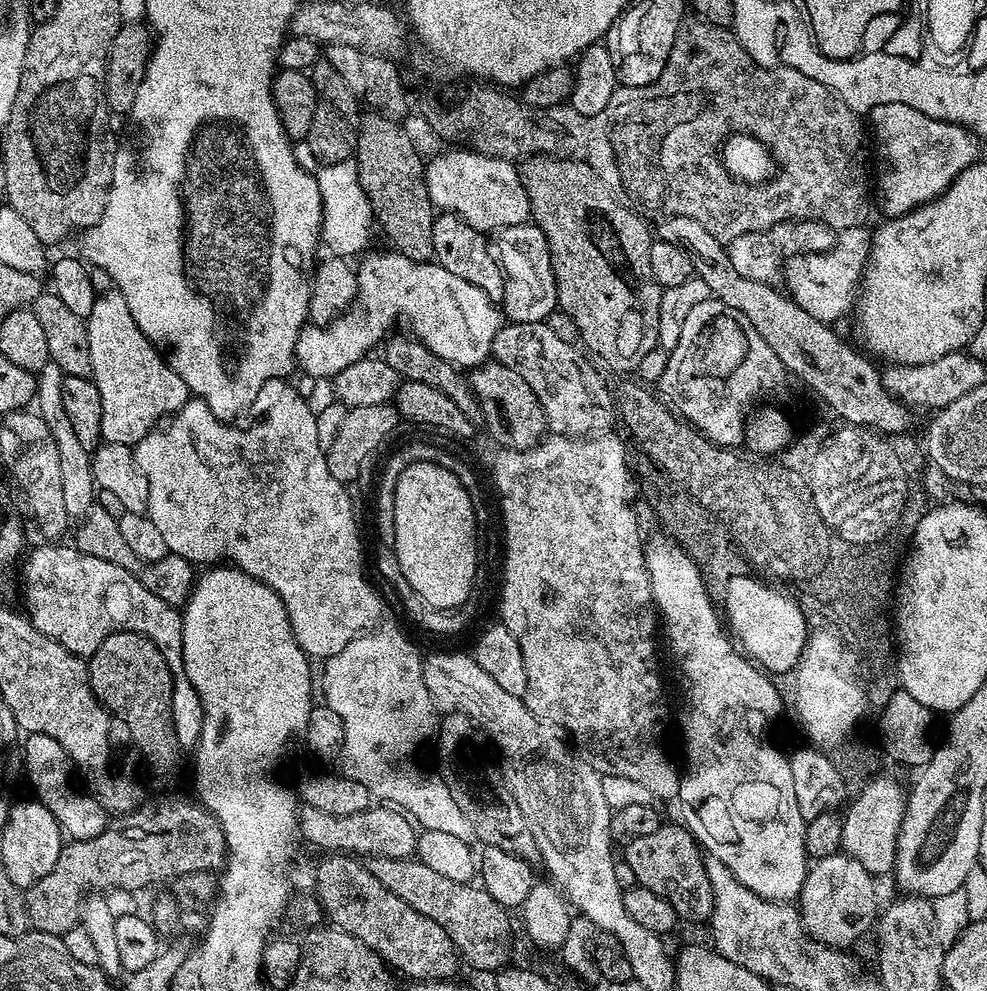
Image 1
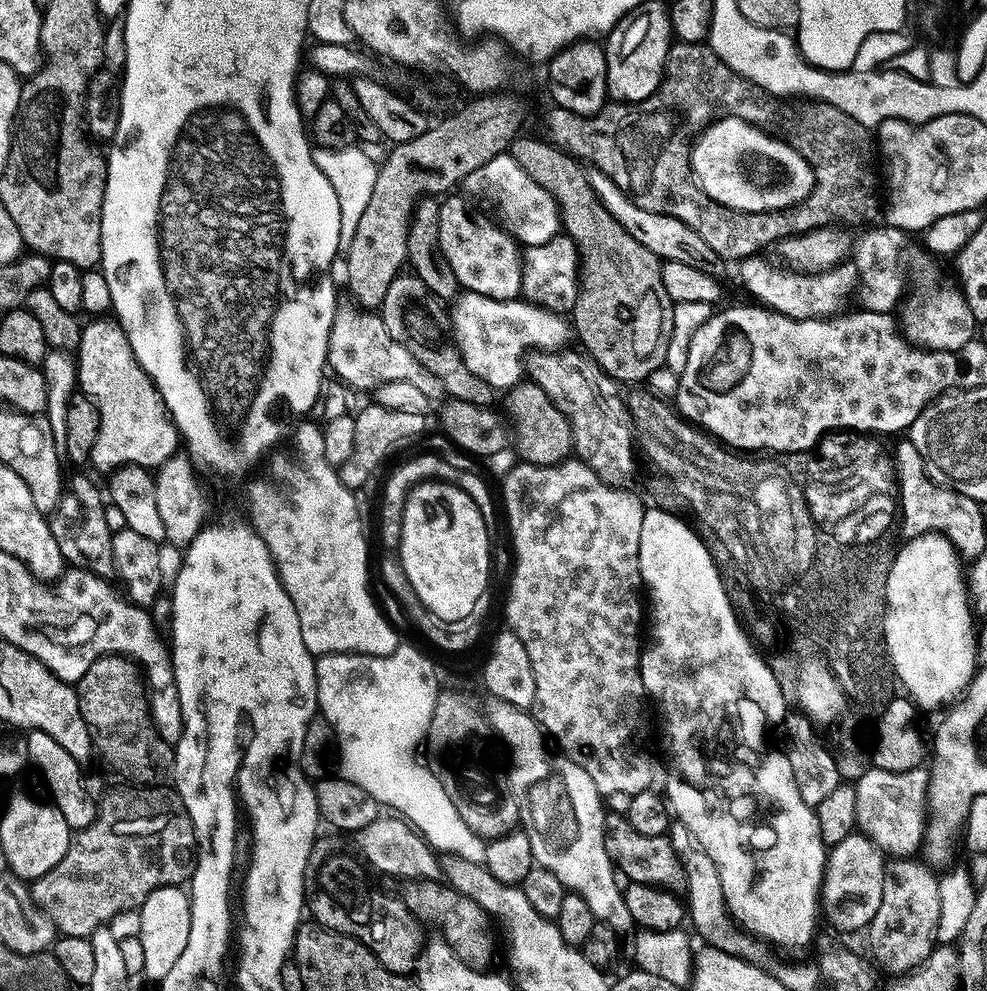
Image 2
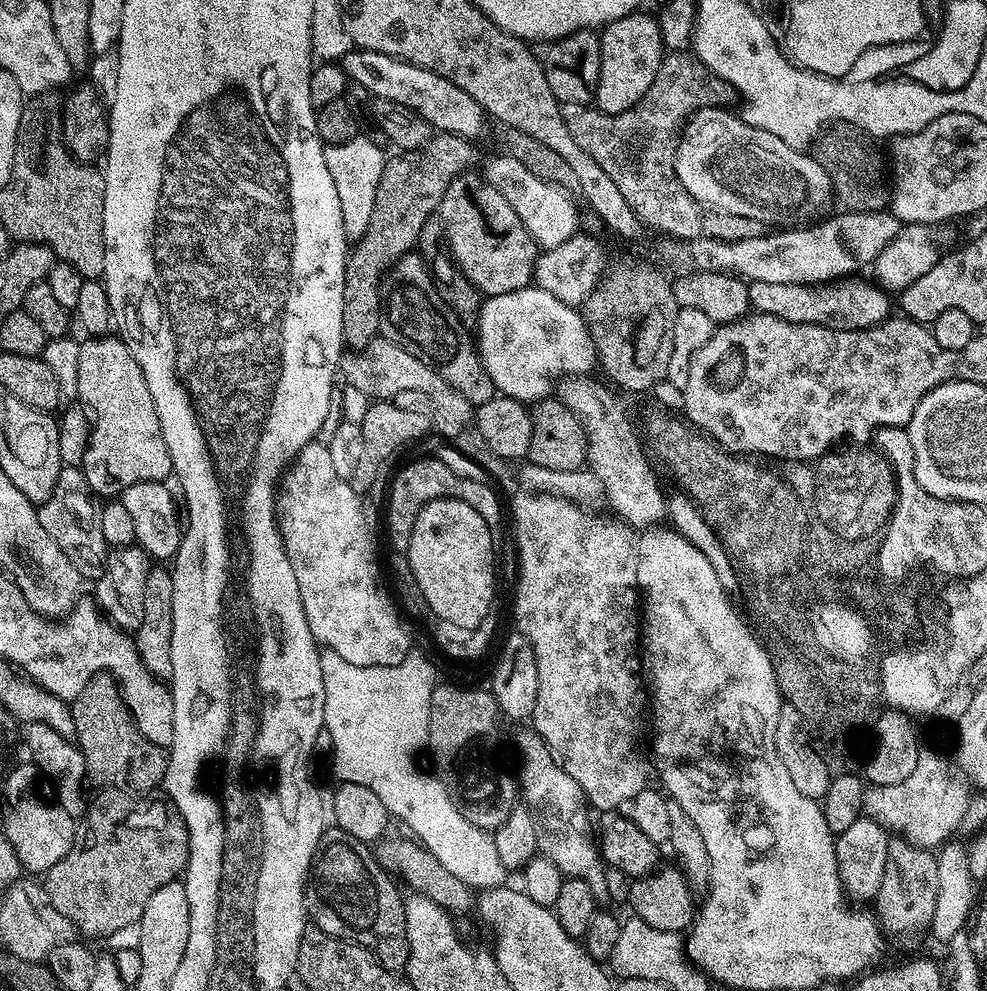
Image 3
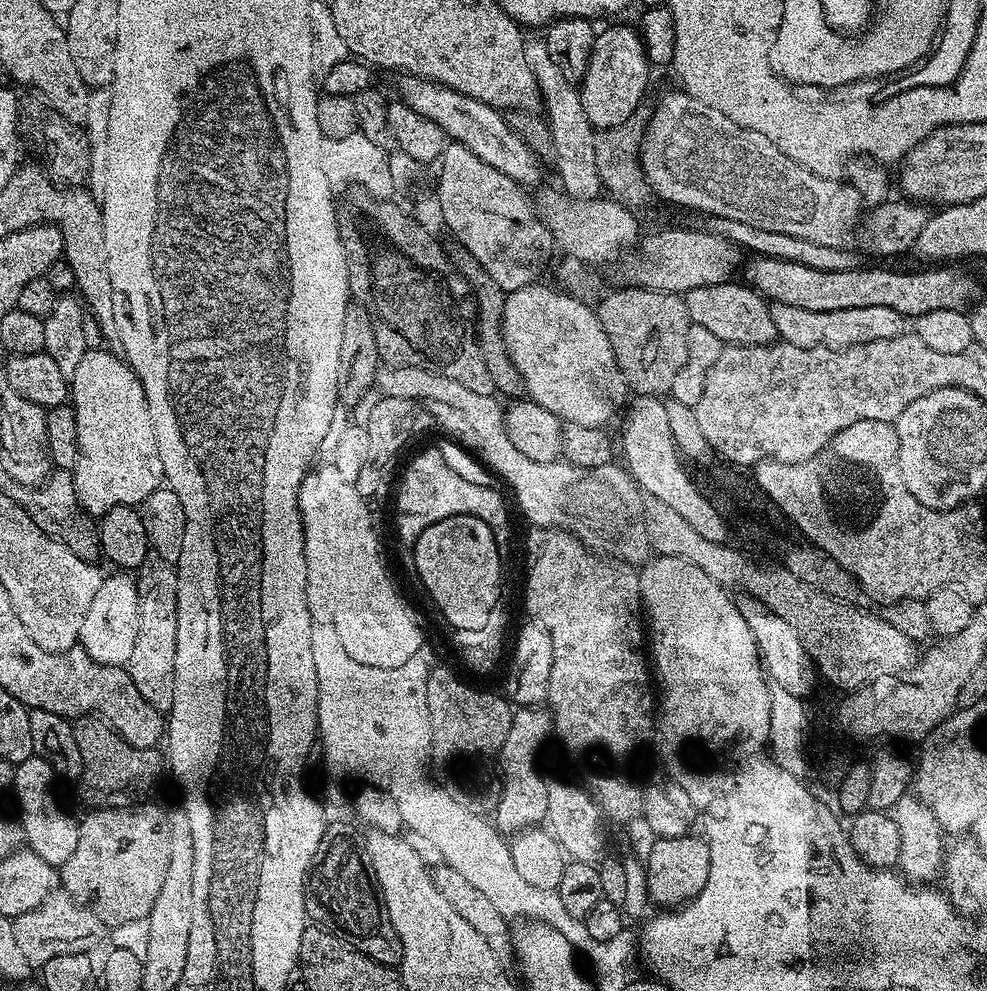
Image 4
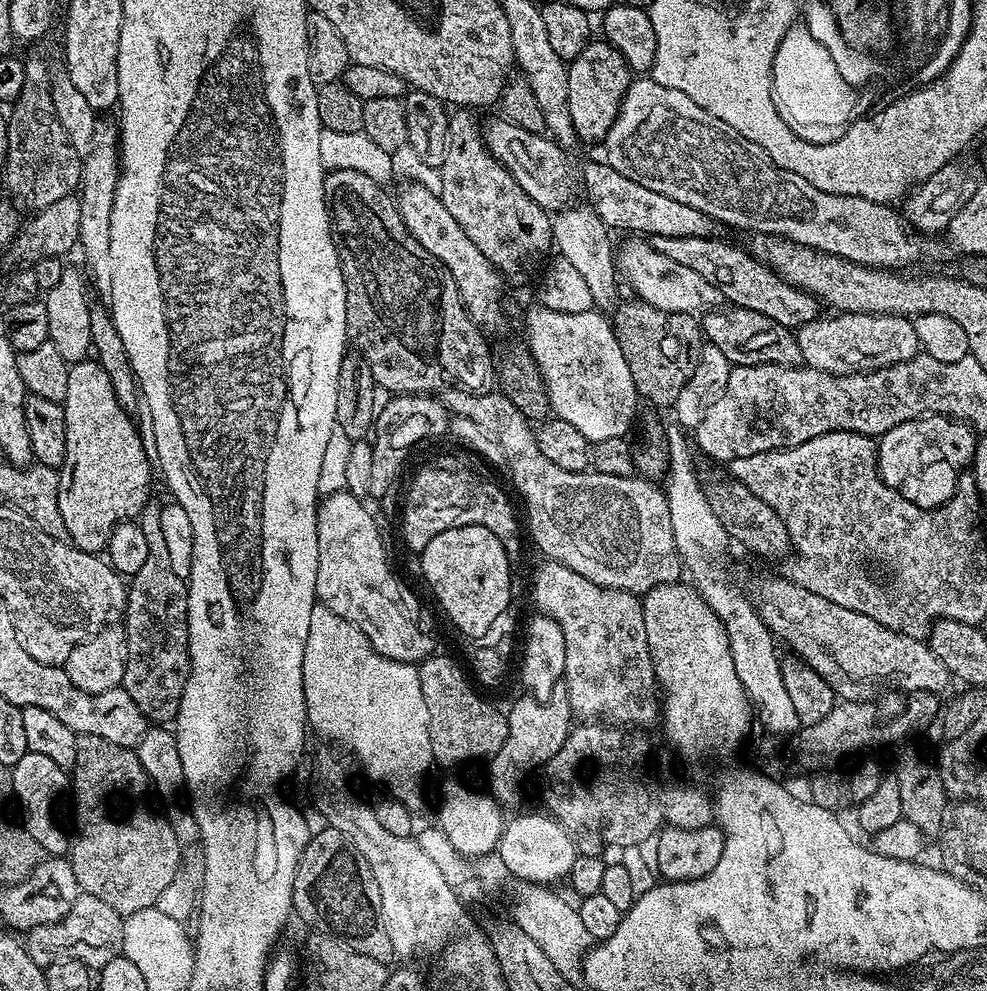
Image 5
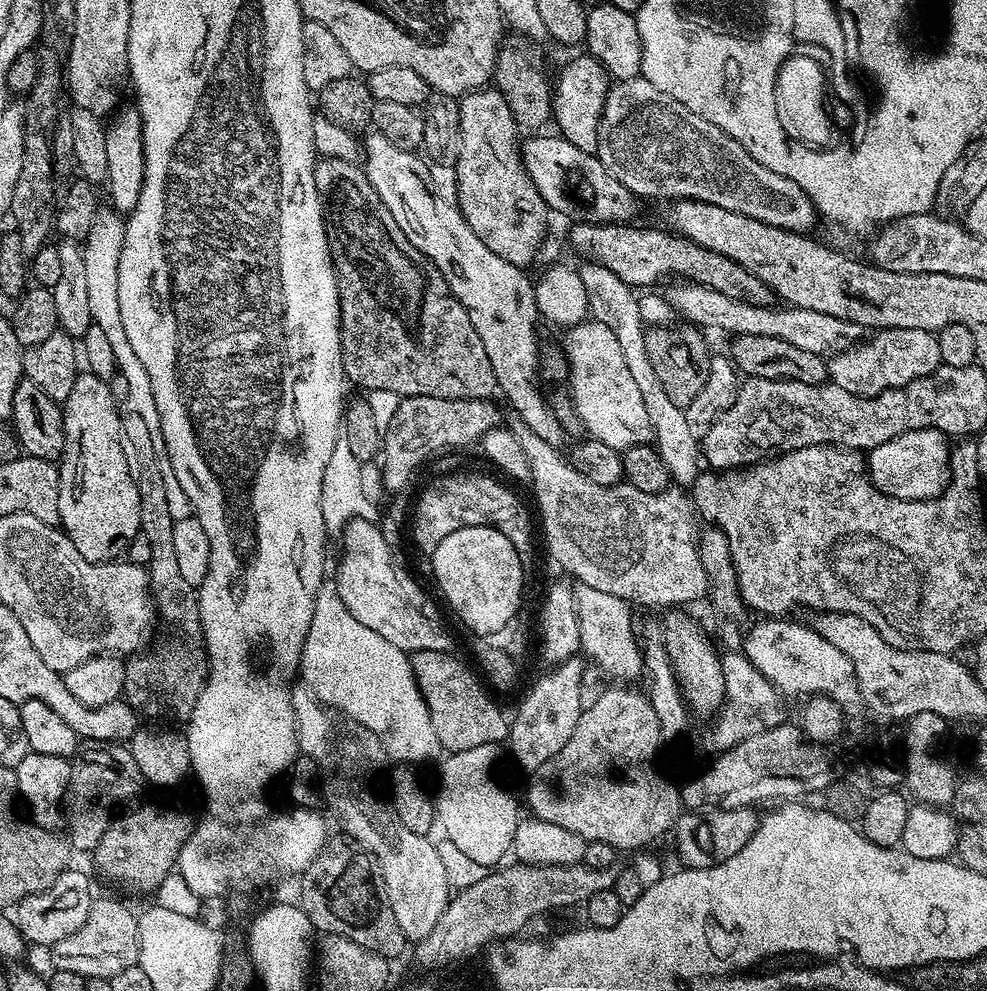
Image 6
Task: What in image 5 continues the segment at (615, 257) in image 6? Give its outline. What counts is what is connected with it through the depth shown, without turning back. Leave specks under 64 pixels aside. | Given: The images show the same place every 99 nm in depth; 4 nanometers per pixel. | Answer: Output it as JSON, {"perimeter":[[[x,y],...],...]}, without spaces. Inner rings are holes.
{"perimeter":[[[657,236],[654,240],[655,251],[670,257],[674,262],[682,266],[690,266],[702,278],[706,278],[720,291],[721,297],[731,305],[739,308],[749,308],[758,314],[773,315],[772,304],[777,304],[788,316],[793,316],[796,322],[814,320],[821,315],[821,301],[810,293],[795,288],[782,277],[776,275],[767,264],[756,259],[749,251],[735,248],[724,240],[716,240],[699,236],[698,238],[666,238]]]}

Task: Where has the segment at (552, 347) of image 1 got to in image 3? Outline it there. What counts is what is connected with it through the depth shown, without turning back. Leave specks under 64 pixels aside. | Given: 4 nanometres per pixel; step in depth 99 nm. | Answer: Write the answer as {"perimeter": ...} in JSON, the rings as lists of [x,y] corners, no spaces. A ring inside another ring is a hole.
{"perimeter":[[[574,376],[559,385],[558,398],[574,413],[578,422],[582,422],[588,443],[587,467],[604,488],[606,500],[617,512],[613,513],[636,530],[663,525],[668,514],[666,493],[660,489],[655,474],[648,469],[647,460],[636,446],[632,424],[615,396],[617,393],[607,383],[604,384],[588,381],[584,376]]]}

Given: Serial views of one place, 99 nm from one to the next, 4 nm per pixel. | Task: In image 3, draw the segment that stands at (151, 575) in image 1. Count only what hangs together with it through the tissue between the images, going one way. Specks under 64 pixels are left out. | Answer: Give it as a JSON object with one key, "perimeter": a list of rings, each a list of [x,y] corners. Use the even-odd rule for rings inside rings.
{"perimeter":[[[64,466],[61,467],[50,498],[46,498],[46,502],[37,507],[36,513],[42,522],[42,530],[46,530],[46,534],[54,538],[54,542],[62,550],[62,554],[70,558],[72,565],[85,573],[95,573],[103,569],[110,551],[106,538],[102,536],[100,511],[101,505],[90,490],[83,471]]]}

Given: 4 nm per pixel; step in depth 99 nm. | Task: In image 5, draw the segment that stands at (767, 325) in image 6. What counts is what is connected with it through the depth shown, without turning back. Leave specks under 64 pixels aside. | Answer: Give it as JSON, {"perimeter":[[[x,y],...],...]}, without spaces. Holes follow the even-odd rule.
{"perimeter":[[[649,250],[649,252],[636,252],[624,260],[622,276],[632,283],[639,299],[645,304],[653,304],[664,312],[677,312],[687,316],[707,313],[721,303],[720,291],[711,284],[702,274],[690,270],[690,266],[682,266],[662,253]]]}

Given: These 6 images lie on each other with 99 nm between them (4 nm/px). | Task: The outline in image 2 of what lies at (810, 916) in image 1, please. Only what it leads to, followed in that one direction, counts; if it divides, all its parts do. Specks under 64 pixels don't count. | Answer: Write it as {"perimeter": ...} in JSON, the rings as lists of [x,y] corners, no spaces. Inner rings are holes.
{"perimeter":[[[854,834],[846,842],[831,845],[824,866],[824,882],[820,886],[819,899],[822,912],[836,928],[844,932],[867,929],[872,923],[878,906],[882,906],[882,882],[884,881],[885,853],[881,852],[867,836]]]}

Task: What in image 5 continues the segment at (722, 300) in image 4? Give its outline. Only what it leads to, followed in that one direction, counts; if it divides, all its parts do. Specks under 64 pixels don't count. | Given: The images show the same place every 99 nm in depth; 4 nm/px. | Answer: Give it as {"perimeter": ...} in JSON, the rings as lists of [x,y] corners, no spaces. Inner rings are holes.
{"perimeter":[[[737,306],[726,308],[725,312],[709,311],[703,317],[702,332],[707,343],[718,346],[718,350],[722,350],[722,354],[726,354],[729,365],[790,364],[800,366],[804,364],[802,350],[798,350],[795,335],[791,331],[787,332],[776,321],[775,315],[758,314],[749,308]]]}

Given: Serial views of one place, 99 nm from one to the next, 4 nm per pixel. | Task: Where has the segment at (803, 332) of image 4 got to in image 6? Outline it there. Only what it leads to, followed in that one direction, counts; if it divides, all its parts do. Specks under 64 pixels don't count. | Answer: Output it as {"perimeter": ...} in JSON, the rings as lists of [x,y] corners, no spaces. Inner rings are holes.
{"perimeter":[[[886,328],[877,331],[868,341],[837,352],[827,361],[828,380],[859,396],[877,396],[891,388],[905,388],[910,382],[928,376],[941,367],[935,335],[926,330]]]}

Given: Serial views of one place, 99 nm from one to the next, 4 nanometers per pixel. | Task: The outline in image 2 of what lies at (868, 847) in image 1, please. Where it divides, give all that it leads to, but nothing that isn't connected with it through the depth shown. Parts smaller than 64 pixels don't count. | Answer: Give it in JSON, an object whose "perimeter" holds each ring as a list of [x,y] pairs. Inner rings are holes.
{"perimeter":[[[872,766],[868,772],[855,781],[856,797],[858,798],[858,814],[856,823],[859,831],[867,836],[881,852],[889,857],[898,858],[904,848],[913,848],[915,844],[919,849],[921,843],[916,840],[916,816],[926,816],[926,800],[912,788],[912,780],[904,780],[904,776],[899,776],[897,772],[887,772],[881,768]]]}

